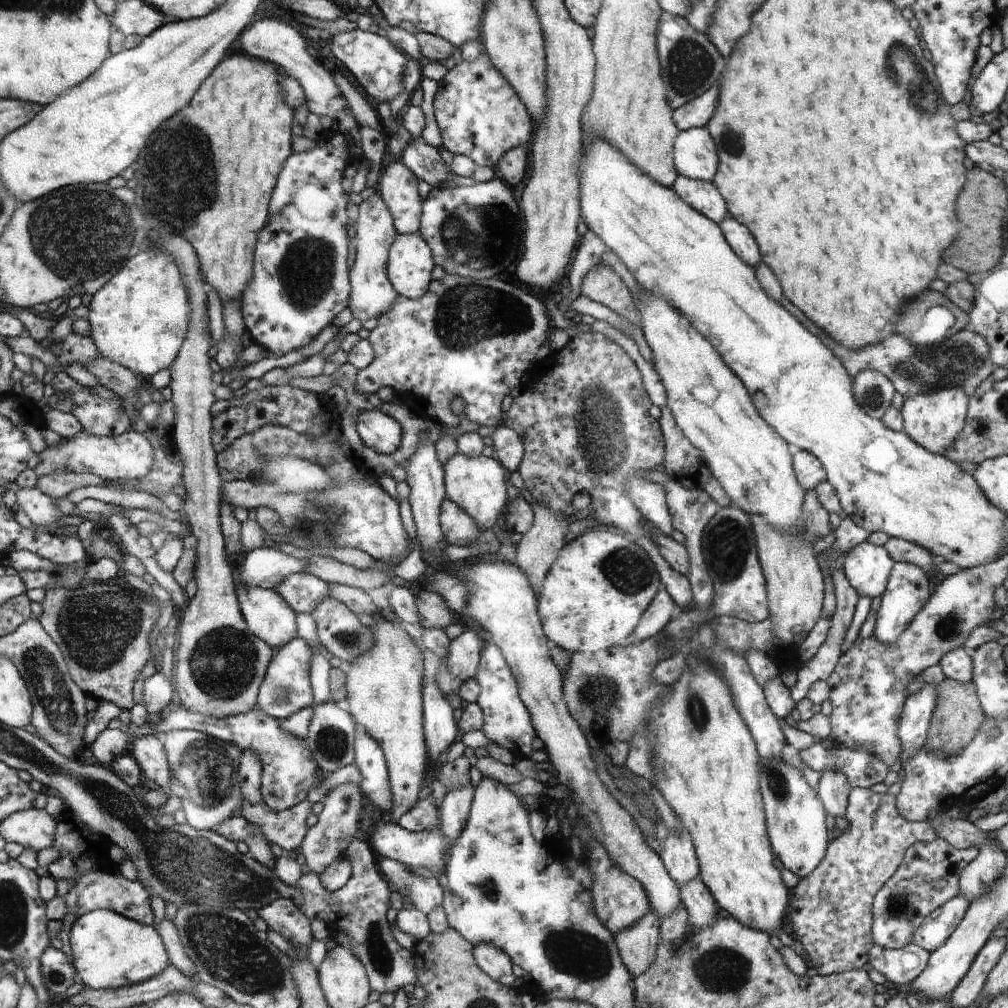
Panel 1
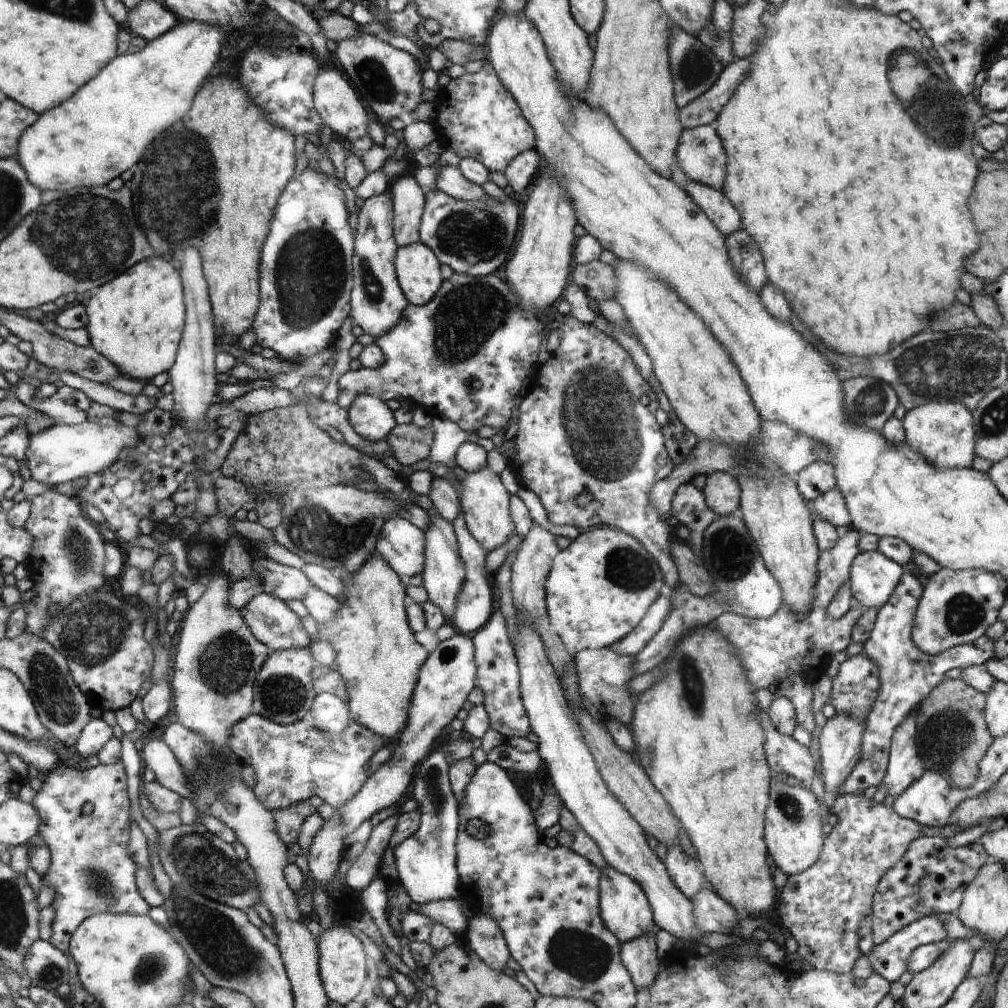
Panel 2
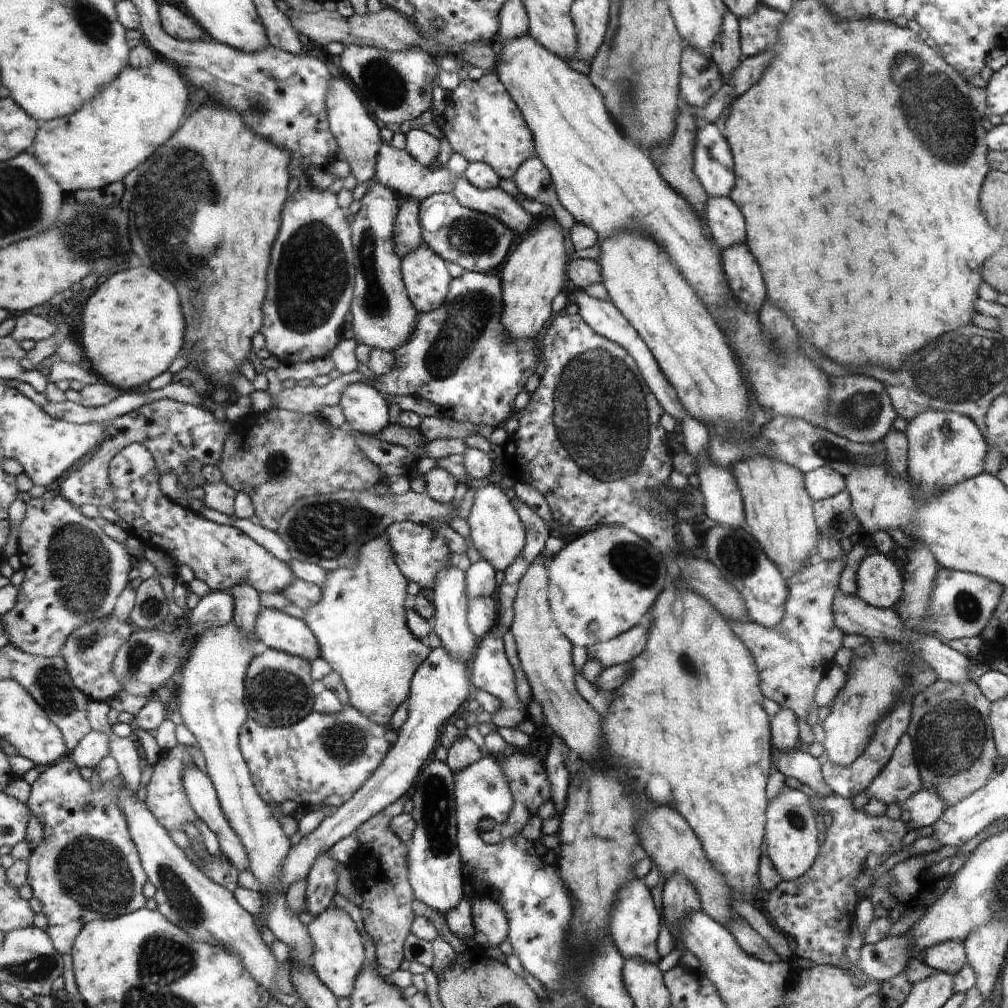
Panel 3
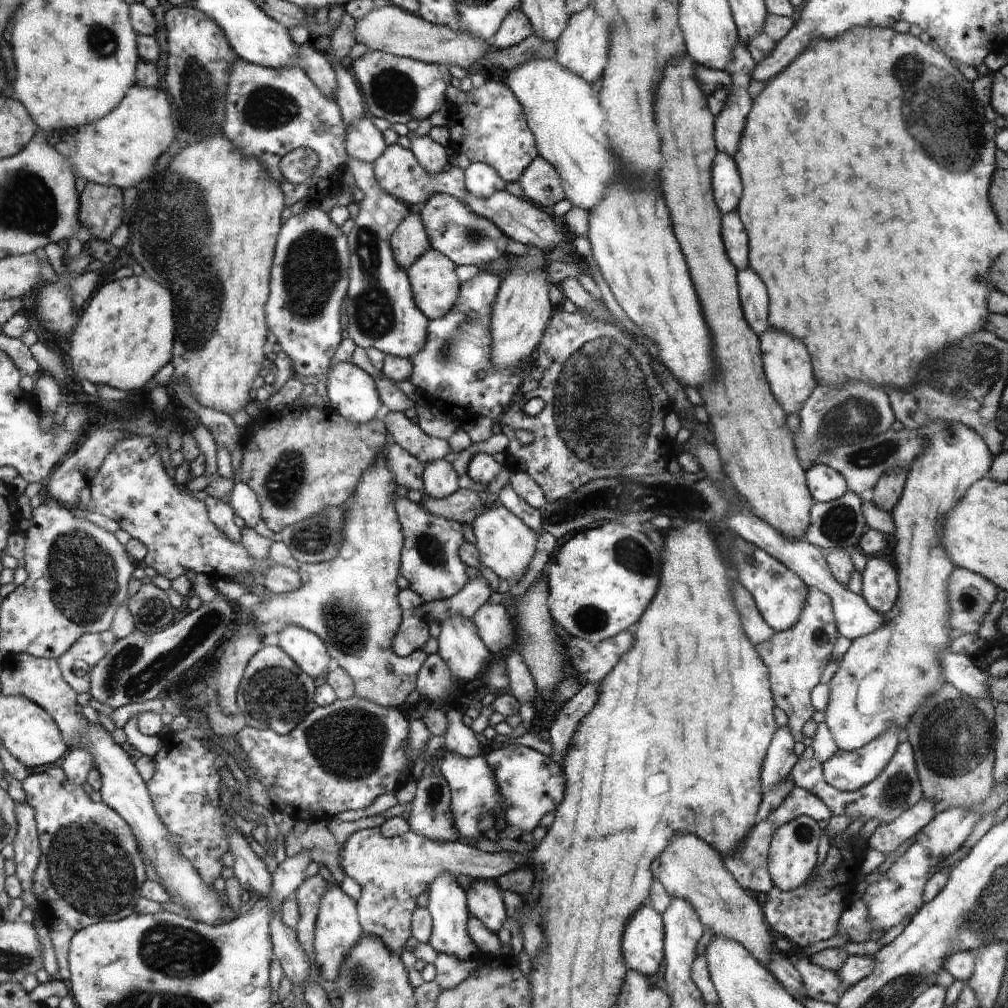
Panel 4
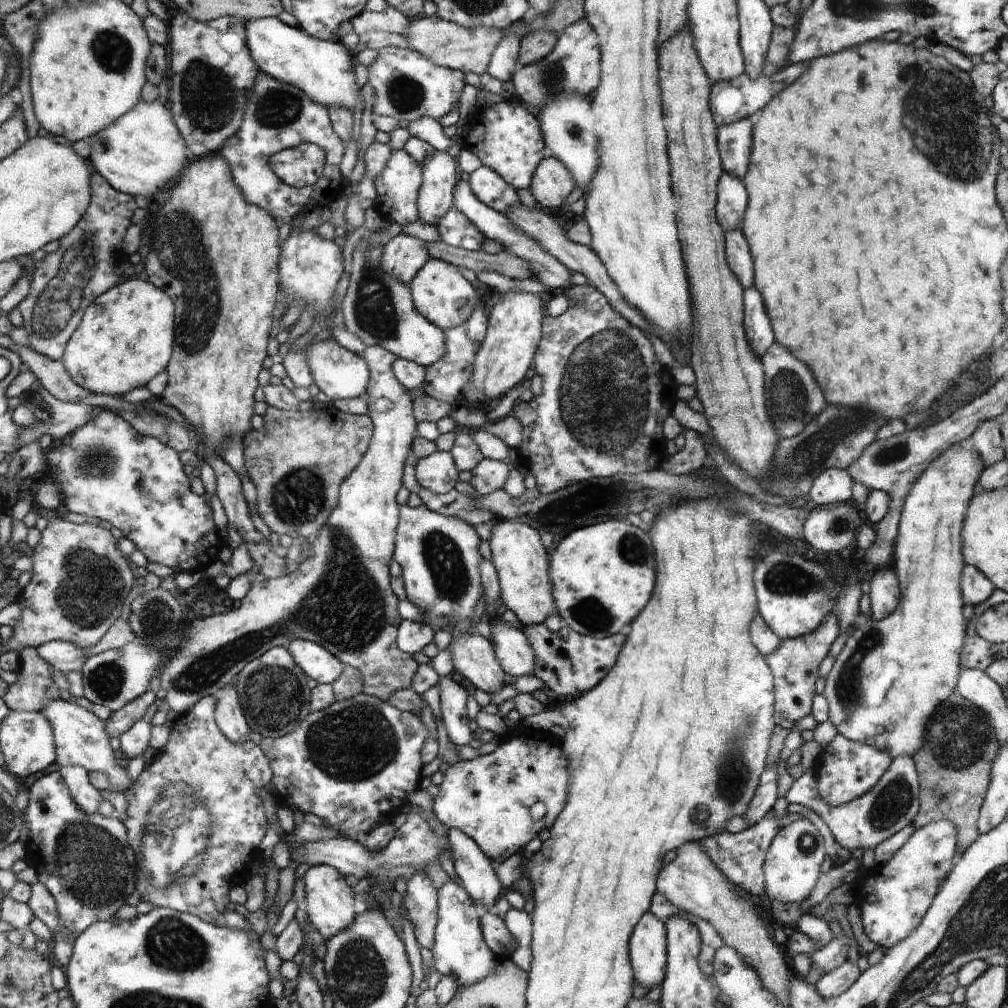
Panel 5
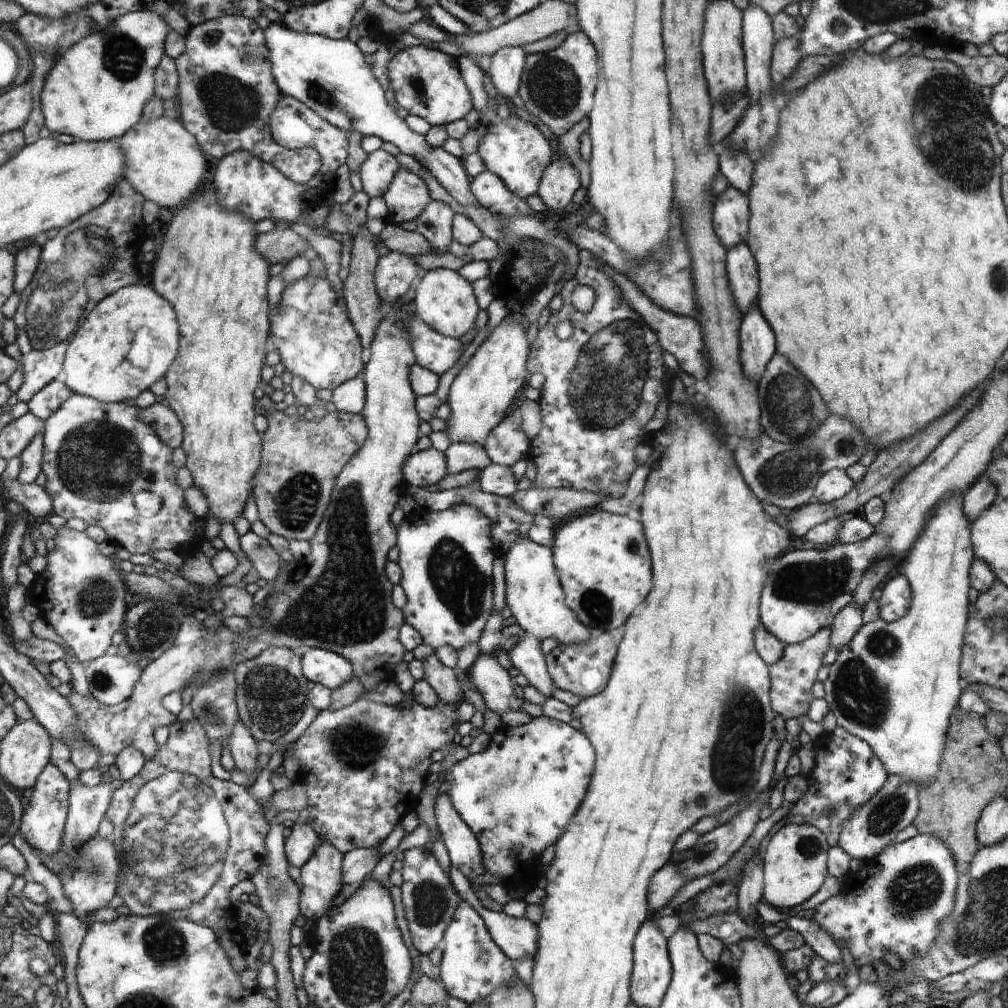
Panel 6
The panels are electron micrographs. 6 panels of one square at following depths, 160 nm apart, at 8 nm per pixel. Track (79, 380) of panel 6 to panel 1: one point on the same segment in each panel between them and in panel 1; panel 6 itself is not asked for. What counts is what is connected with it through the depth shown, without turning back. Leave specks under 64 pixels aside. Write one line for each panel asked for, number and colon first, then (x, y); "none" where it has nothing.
1: (141, 320)
2: (136, 321)
3: (133, 326)
4: (112, 347)
5: (126, 339)

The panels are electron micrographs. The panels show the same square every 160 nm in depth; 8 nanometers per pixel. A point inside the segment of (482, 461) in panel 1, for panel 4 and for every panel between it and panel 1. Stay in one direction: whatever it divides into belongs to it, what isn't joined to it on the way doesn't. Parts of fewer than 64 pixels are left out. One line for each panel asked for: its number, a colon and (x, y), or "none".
2: (484, 502)
3: (499, 537)
4: (506, 544)

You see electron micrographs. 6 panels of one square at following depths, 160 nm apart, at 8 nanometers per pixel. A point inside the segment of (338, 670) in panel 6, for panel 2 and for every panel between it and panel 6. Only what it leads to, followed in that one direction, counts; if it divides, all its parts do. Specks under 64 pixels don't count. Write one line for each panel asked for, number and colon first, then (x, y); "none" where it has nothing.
2: (273, 622)
3: (276, 630)
4: (309, 652)
5: (311, 657)

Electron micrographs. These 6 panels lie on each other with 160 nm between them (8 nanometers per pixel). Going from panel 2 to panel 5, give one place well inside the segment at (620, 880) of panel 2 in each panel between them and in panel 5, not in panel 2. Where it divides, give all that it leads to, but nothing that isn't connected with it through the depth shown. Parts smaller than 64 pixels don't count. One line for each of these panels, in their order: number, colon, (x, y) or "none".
3: (635, 923)
4: (643, 947)
5: (648, 949)

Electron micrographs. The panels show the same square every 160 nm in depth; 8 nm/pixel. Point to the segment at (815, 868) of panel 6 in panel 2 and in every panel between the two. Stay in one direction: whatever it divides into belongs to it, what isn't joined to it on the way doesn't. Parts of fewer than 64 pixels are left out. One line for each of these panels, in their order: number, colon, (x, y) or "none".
2: (794, 828)
3: (791, 835)
4: (792, 852)
5: (792, 865)

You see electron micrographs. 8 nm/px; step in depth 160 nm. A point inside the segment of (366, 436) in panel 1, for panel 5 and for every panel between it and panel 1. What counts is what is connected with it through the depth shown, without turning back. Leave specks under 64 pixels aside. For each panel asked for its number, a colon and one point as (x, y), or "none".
2: (371, 418)
3: (366, 411)
4: (351, 391)
5: (340, 374)

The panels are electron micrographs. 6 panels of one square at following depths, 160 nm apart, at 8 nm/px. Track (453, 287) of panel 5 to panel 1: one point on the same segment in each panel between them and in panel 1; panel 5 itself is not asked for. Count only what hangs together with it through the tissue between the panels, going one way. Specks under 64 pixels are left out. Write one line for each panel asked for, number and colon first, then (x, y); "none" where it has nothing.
1: (410, 261)
2: (418, 271)
3: (427, 281)
4: (435, 285)

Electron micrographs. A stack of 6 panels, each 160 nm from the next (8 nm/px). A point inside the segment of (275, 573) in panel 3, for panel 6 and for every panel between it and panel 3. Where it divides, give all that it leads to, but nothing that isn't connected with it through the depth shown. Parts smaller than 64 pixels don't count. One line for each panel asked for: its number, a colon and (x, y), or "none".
4: (133, 488)
5: (106, 469)
6: (97, 455)

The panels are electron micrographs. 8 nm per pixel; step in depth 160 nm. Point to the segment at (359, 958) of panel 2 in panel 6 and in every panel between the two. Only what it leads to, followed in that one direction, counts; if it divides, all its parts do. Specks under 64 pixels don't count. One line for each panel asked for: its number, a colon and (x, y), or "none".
3: (337, 958)
4: (337, 930)
5: (329, 905)
6: (321, 874)

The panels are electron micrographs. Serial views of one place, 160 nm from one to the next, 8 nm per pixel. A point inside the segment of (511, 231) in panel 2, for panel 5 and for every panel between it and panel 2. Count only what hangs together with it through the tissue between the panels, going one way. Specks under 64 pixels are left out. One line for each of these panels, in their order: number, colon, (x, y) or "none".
3: (476, 241)
4: (464, 236)
5: (454, 229)

